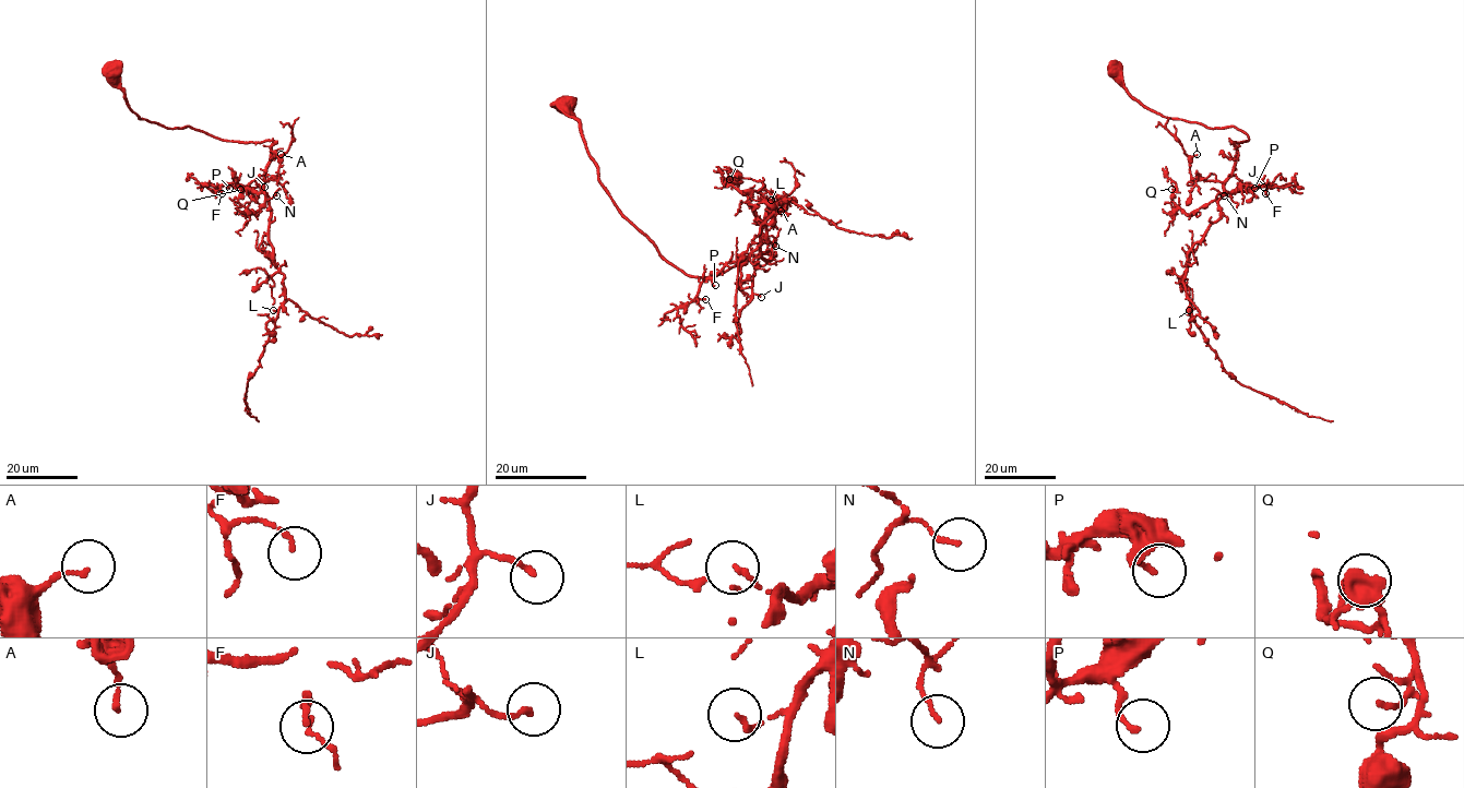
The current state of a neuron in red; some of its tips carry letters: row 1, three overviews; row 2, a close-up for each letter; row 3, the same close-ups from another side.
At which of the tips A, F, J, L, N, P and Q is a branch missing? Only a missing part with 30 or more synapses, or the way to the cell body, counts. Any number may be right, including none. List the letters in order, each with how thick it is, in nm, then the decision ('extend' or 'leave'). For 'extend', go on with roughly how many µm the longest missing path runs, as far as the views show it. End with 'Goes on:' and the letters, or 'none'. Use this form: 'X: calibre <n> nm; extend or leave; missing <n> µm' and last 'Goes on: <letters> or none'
A: calibre 140 nm; leave
F: calibre 130 nm; leave
J: calibre 150 nm; leave
L: calibre 140 nm; leave
N: calibre 110 nm; leave
P: calibre 120 nm; leave
Q: calibre 140 nm; leave
Goes on: none

